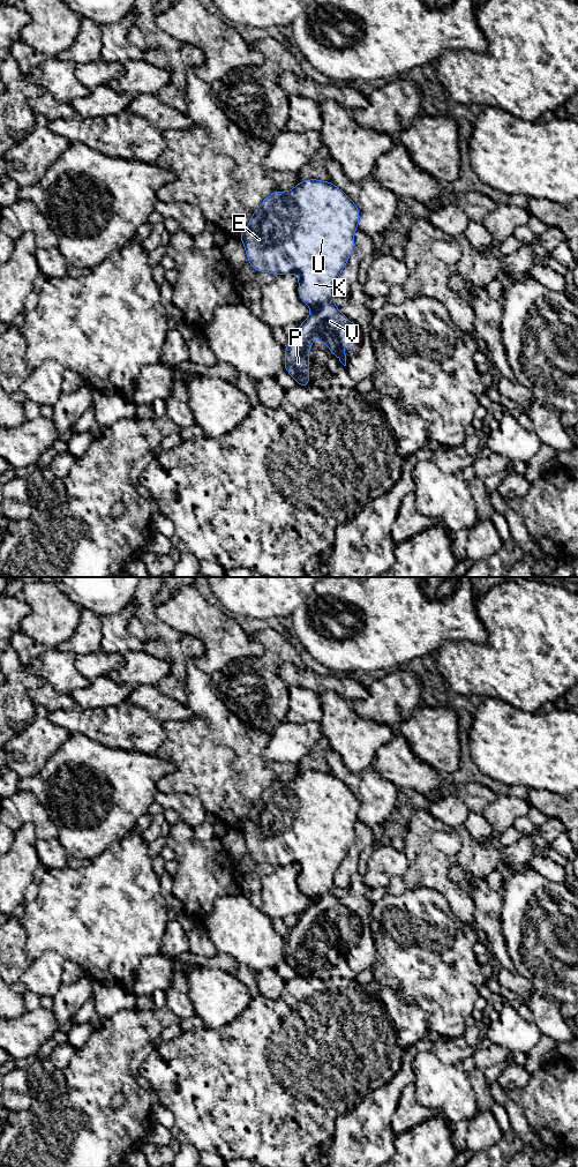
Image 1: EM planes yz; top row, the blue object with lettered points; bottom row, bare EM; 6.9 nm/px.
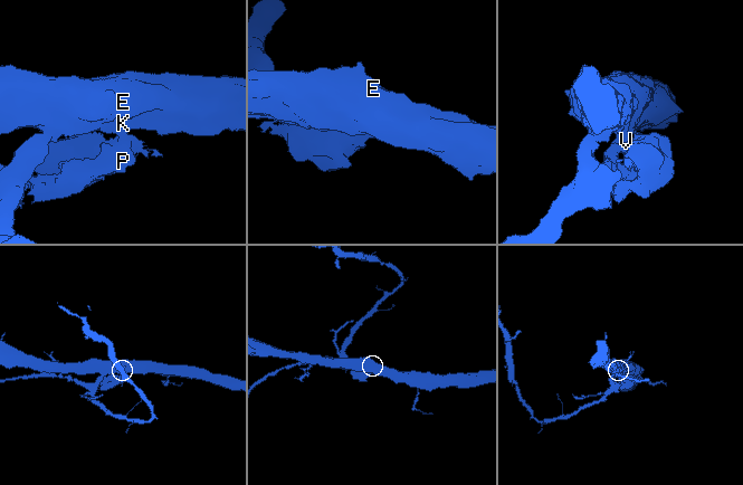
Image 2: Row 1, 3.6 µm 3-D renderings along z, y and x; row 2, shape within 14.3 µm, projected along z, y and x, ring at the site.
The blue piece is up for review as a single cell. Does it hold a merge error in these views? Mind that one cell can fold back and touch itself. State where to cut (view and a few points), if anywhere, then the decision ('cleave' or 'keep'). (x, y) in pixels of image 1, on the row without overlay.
cut yz (327, 894), (313, 902); cleave

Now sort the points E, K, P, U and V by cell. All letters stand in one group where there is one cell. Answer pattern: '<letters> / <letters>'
E K U / P V

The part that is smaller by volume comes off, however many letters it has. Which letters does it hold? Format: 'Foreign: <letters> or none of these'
Foreign: P, V

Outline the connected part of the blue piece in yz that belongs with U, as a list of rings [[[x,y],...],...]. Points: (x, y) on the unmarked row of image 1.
[[[307,770],[291,781],[273,781],[267,787],[238,828],[256,863],[295,865],[300,890],[315,902],[336,889],[337,870],[354,840],[359,808],[355,794],[331,772]]]

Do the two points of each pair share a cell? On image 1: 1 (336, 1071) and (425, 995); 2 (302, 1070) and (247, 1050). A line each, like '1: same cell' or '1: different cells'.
1: different cells
2: same cell

